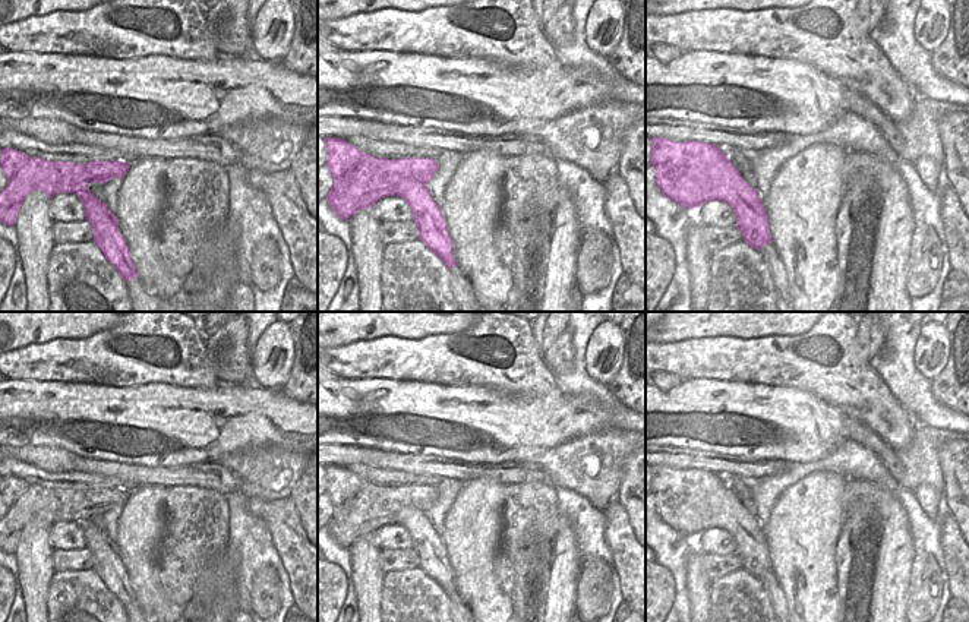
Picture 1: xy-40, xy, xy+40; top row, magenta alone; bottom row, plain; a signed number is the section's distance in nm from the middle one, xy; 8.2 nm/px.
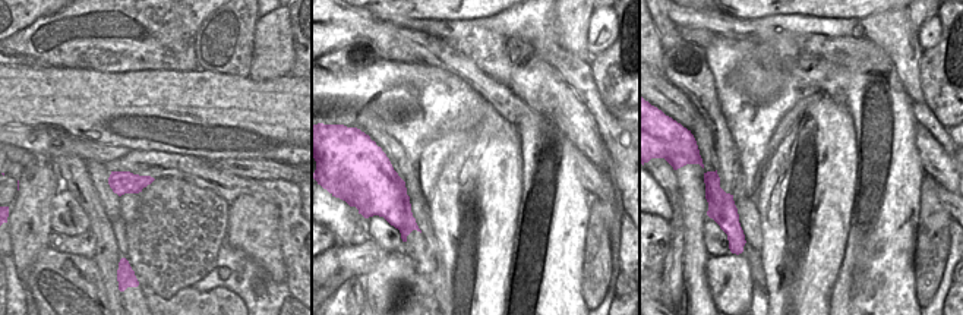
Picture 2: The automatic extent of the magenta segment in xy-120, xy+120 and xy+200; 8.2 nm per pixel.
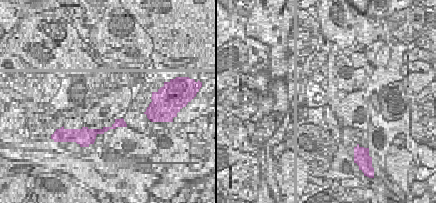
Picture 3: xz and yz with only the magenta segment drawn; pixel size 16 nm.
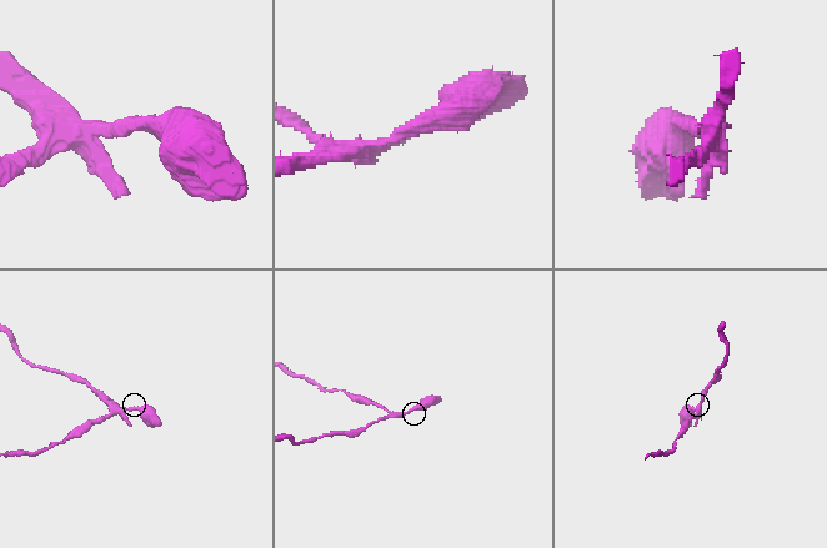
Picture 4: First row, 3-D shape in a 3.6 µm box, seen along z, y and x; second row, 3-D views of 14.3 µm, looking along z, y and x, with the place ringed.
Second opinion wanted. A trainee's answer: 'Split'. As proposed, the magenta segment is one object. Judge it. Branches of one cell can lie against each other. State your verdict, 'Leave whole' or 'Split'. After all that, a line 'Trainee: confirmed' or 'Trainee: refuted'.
Split
Trainee: confirmed

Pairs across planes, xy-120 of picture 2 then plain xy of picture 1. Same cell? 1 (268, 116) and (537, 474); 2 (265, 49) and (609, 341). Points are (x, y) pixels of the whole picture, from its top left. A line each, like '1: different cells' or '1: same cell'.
1: different cells
2: same cell

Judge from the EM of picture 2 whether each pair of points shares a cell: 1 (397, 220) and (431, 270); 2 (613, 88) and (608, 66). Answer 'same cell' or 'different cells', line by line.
1: same cell
2: same cell

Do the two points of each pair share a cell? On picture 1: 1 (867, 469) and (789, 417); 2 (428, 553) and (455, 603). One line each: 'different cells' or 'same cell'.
1: different cells
2: same cell

